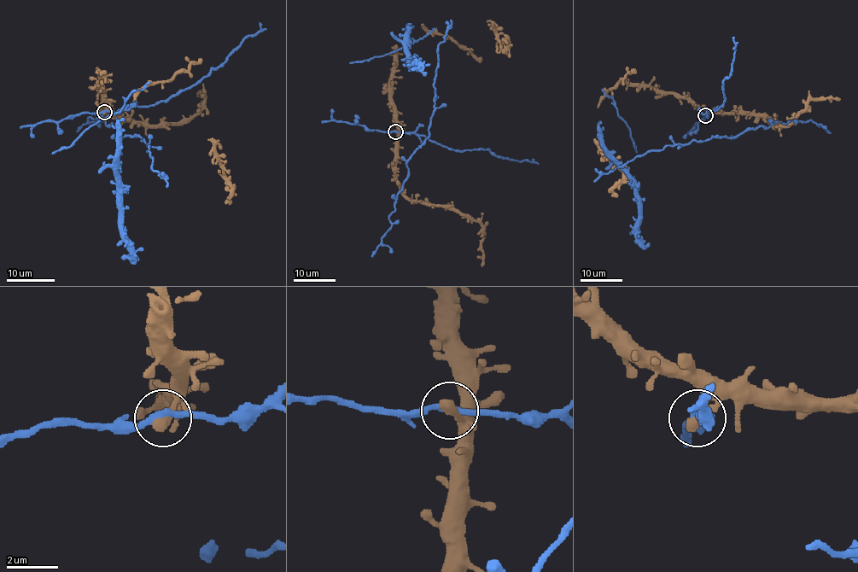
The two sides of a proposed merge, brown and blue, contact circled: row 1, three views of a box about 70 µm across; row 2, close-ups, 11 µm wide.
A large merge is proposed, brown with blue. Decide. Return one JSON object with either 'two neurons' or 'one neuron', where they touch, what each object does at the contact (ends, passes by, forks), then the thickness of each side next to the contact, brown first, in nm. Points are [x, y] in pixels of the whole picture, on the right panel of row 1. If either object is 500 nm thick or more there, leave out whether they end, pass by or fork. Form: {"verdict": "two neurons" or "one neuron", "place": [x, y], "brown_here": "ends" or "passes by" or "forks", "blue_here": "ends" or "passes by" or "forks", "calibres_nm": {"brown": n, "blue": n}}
{"verdict": "two neurons", "place": [705, 115], "brown_here": "ends", "blue_here": "passes by", "calibres_nm": {"brown": 440, "blue": 240}}

